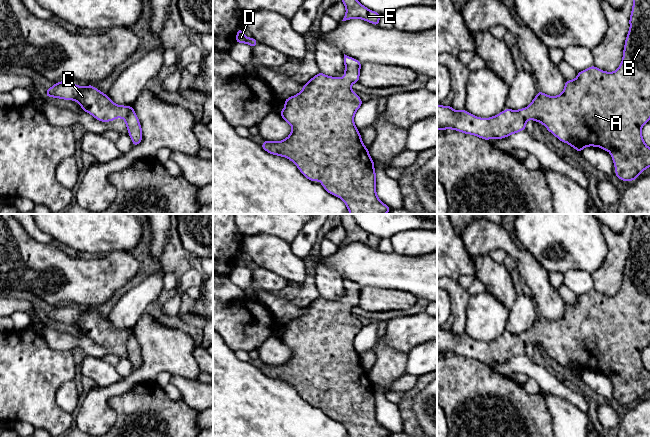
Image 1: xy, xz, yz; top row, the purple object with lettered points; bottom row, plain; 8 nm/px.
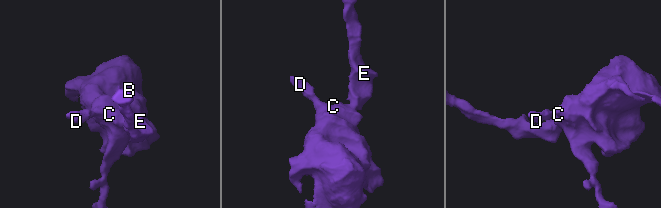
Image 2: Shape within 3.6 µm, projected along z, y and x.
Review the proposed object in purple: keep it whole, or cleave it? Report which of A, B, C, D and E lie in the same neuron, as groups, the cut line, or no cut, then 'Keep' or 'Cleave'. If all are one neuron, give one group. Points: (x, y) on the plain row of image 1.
Groups: A B C D E. No split. Keep

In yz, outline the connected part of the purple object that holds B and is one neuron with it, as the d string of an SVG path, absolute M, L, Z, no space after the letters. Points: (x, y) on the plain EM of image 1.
M650 214L634 219L629 243L630 253L626 261L623 282L614 296L605 296L594 289L578 296L575 304L565 305L565 312L558 320L548 320L538 315L527 332L505 333L491 342L476 341L465 333L454 334L451 330L437 329L437 354L453 353L484 364L502 363L524 355L528 343L543 348L560 365L568 367L578 376L584 371L595 370L609 375L615 389L615 399L622 405L634 405L641 396L650 391L650 372L642 362L642 351L650 345Z

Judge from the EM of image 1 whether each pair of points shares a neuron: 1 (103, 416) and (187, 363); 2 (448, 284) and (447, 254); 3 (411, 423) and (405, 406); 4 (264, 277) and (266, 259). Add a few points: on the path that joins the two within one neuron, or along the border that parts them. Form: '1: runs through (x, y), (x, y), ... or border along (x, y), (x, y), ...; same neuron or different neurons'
1: runs through (110, 391), (144, 374), (155, 363), (162, 363); same neuron
2: border along (447, 276), (456, 281); different neurons
3: runs through (409, 419), (406, 410); same neuron
4: border along (259, 267), (271, 270), (286, 280); different neurons

